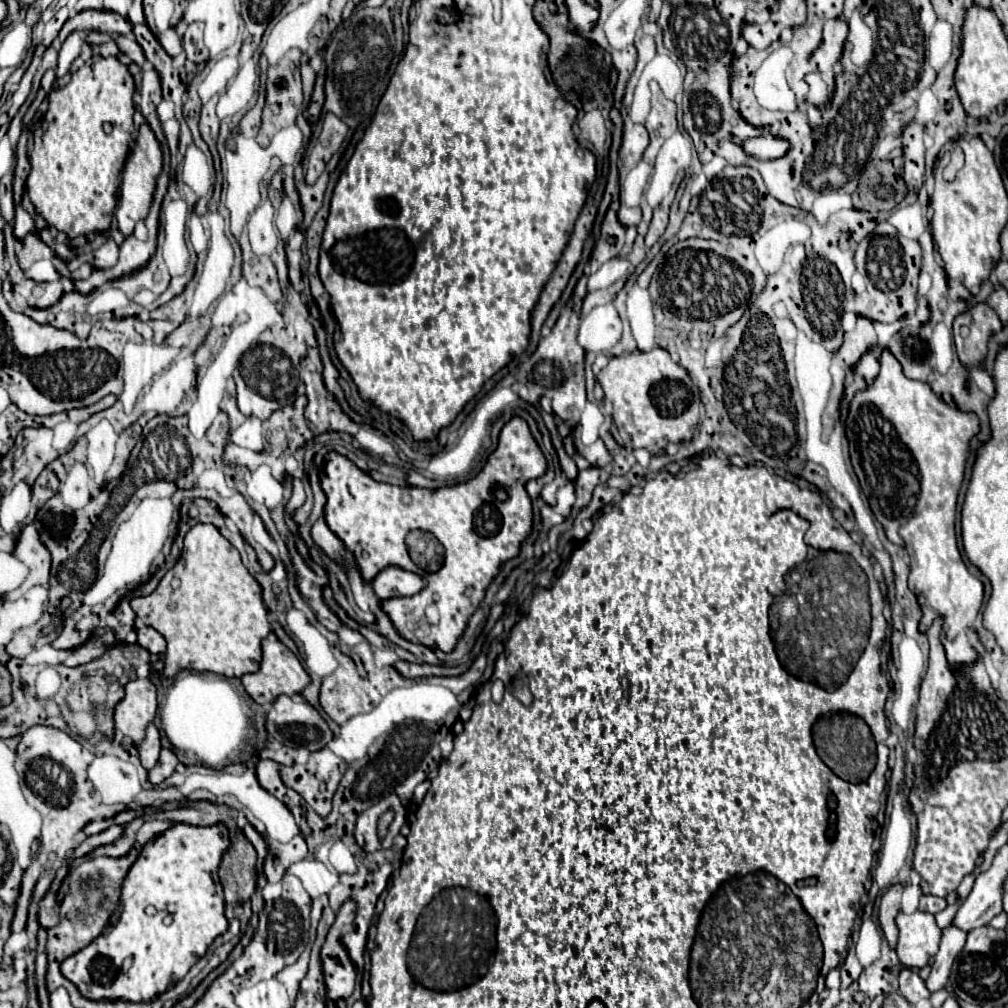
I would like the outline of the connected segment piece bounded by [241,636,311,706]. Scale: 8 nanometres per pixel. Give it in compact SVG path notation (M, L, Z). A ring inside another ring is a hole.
M271 636L263 640L263 660L261 660L261 666L257 672L253 674L245 674L241 676L241 682L247 690L247 694L257 702L257 704L271 704L277 696L281 694L287 694L287 696L293 696L293 694L301 694L301 690L311 682L309 674L305 672L305 668L301 666L301 662L297 660L297 656L285 646L281 644L279 640L273 640Z

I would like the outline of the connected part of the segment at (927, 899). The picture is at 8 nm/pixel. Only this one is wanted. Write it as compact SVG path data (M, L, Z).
M927 894L921 896L921 904L919 904L919 910L921 910L921 912L937 914L937 912L941 912L941 910L945 910L945 908L947 908L945 898L939 898L939 896L927 896Z

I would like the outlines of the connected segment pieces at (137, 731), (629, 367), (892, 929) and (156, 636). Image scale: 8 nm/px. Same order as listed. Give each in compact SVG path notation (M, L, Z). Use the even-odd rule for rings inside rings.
M131 680L125 684L125 698L115 706L115 728L133 742L145 738L145 726L157 712L157 690L151 680Z
M665 348L613 356L595 378L603 388L605 400L613 406L613 422L635 448L661 450L669 442L693 438L691 428L701 420L699 390L687 376L685 368L675 364Z
M893 884L891 888L887 888L881 896L881 908L879 908L879 924L881 930L889 942L889 946L895 950L897 946L897 926L895 926L895 916L899 912L899 900L901 900L901 892L903 886L901 884Z
M141 626L137 630L137 644L149 650L151 654L163 654L165 652L165 638L151 626Z

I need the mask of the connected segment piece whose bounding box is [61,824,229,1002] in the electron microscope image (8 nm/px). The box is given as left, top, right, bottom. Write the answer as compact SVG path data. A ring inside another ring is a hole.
M173 824L169 830L147 842L129 868L127 878L121 890L121 902L113 912L113 918L105 930L83 950L75 952L61 964L61 972L71 980L79 992L89 1000L127 1000L127 1002L151 1002L163 994L169 986L179 982L189 968L205 956L209 944L221 936L229 922L225 918L225 902L221 886L217 884L215 870L221 862L223 852L229 846L229 834L223 824L213 826L191 826L191 824ZM165 914L175 914L169 926L163 924ZM131 956L133 966L129 972L121 972L123 960Z

